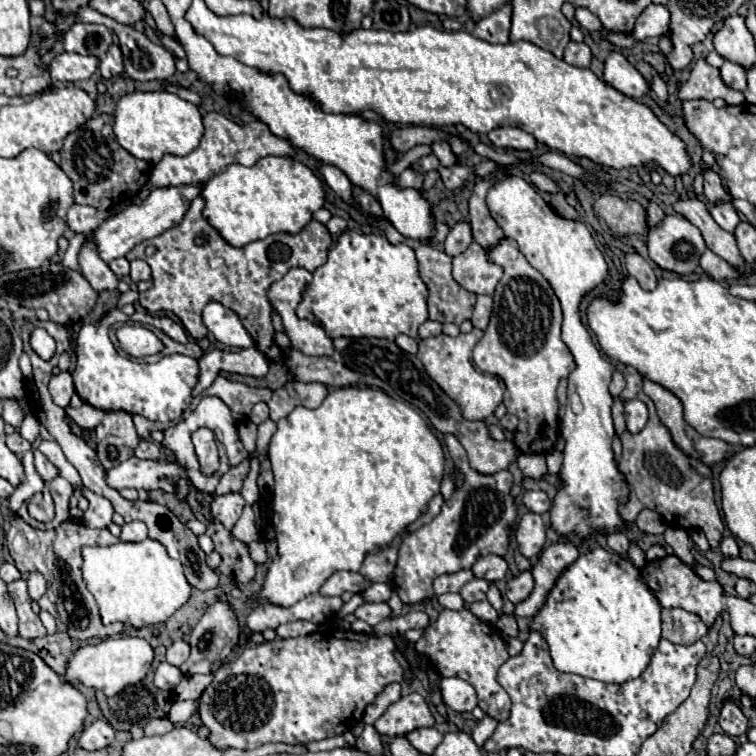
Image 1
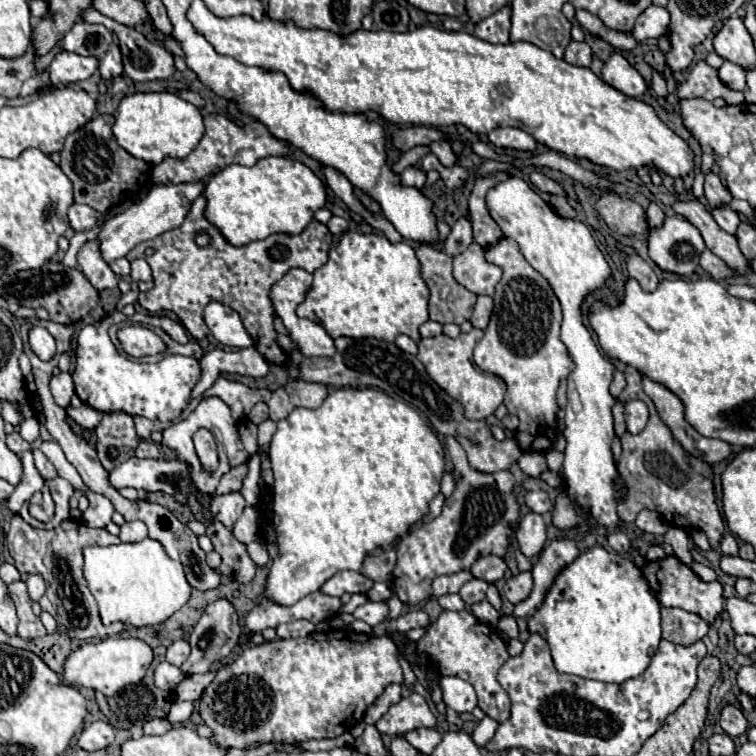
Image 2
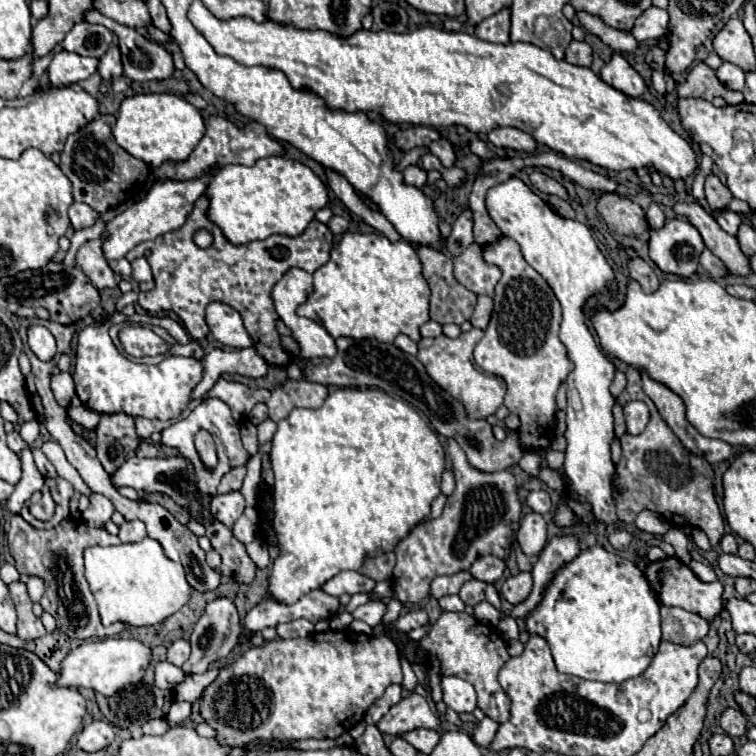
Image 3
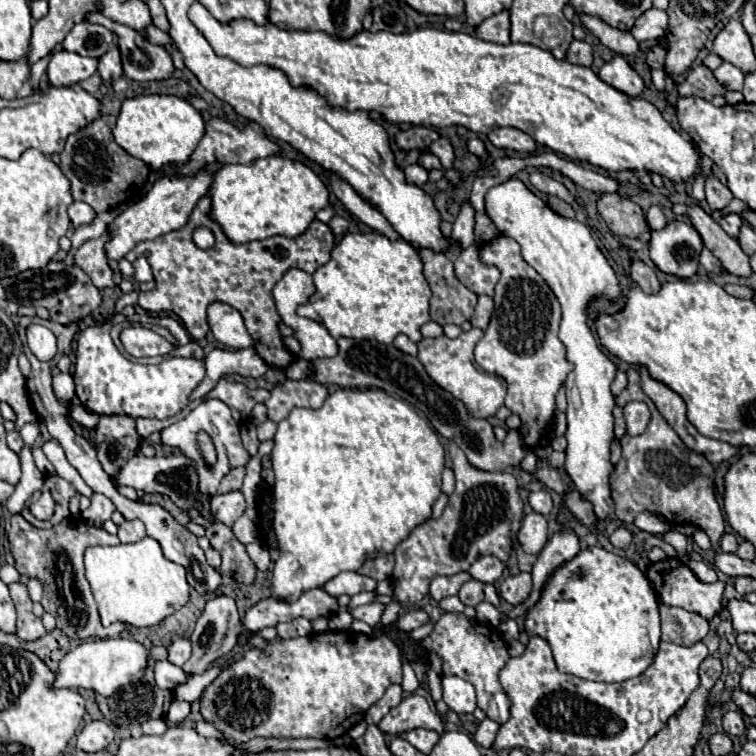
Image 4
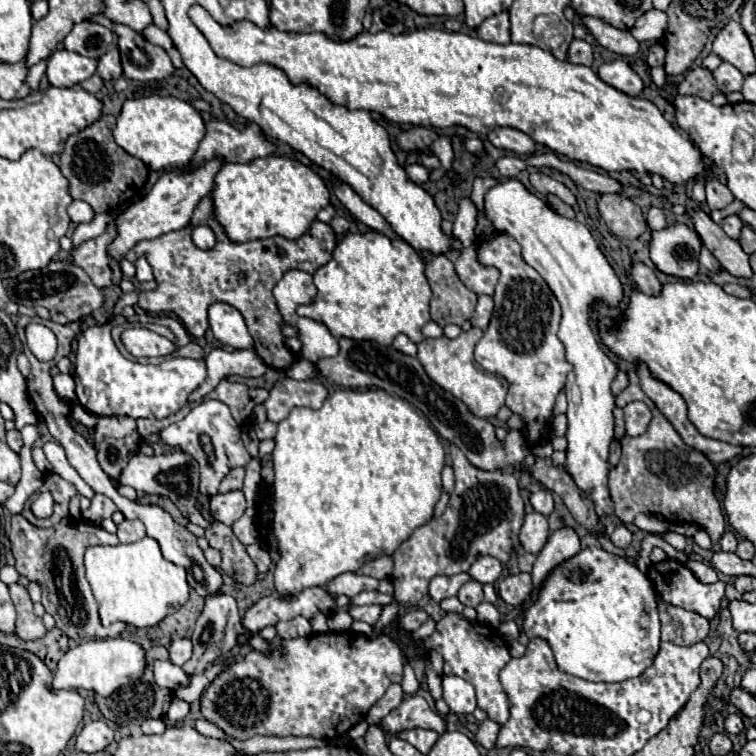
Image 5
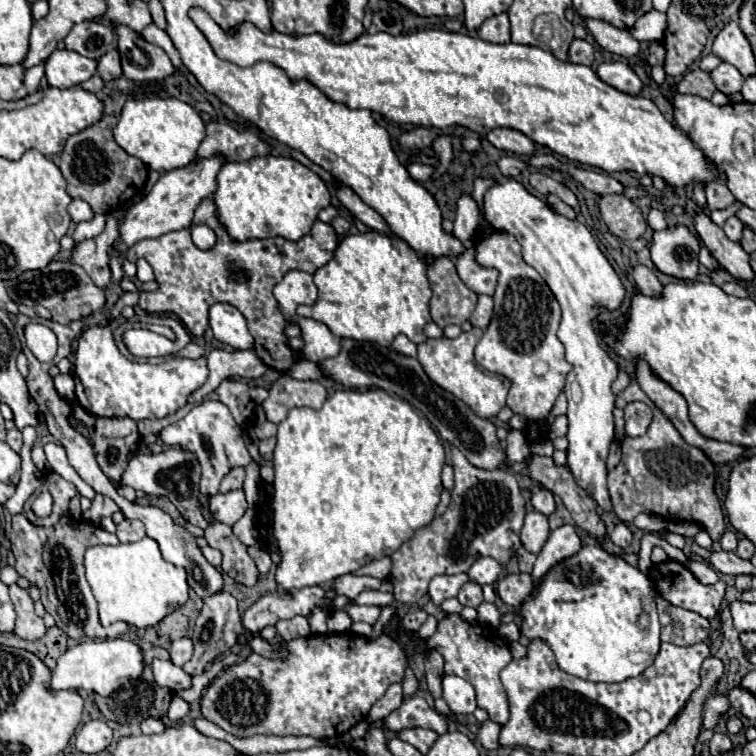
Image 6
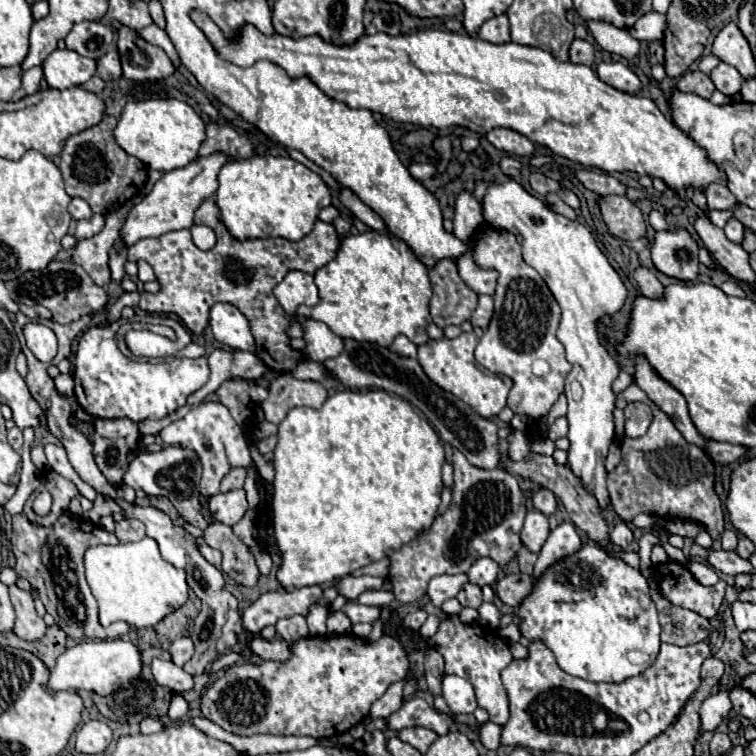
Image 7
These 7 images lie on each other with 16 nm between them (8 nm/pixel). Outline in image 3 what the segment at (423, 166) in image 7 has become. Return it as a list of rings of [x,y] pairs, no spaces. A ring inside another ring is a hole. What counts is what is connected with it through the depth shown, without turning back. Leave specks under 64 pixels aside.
[[[408,166],[402,174],[404,174],[404,184],[416,186],[416,188],[422,188],[426,184],[426,172],[420,166]]]

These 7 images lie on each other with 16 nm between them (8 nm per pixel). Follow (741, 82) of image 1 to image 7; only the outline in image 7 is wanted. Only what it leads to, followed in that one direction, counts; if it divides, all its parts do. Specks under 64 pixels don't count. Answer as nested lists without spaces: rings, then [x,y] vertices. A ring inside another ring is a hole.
[[[720,62],[720,64],[712,70],[710,78],[712,78],[714,86],[716,86],[722,94],[726,94],[726,96],[732,96],[732,94],[740,92],[740,88],[742,88],[742,76],[740,76],[740,72],[738,72],[734,66],[724,64],[724,62]]]

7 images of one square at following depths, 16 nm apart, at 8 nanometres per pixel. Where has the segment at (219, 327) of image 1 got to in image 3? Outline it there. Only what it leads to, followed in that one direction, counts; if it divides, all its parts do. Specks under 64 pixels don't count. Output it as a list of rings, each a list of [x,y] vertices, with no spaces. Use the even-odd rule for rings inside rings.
[[[210,302],[206,306],[206,324],[214,338],[230,348],[250,348],[252,338],[246,332],[240,314],[220,302]]]

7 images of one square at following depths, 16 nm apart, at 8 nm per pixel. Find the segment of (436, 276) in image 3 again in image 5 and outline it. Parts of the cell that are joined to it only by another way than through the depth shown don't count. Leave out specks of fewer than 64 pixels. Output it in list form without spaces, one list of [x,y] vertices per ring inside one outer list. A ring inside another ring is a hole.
[[[422,252],[422,260],[424,260],[424,274],[428,278],[428,284],[432,288],[432,300],[430,300],[430,316],[438,326],[446,326],[446,324],[462,324],[466,320],[470,320],[474,308],[476,308],[476,294],[472,290],[468,290],[456,276],[454,272],[454,264],[448,256],[444,254],[430,254],[430,252]]]

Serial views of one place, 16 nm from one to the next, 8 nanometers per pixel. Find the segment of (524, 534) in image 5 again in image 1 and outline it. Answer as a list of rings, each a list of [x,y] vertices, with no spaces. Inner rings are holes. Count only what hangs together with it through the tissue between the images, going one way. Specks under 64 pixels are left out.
[[[526,512],[516,524],[516,542],[522,556],[536,556],[546,542],[546,526],[540,514]]]

